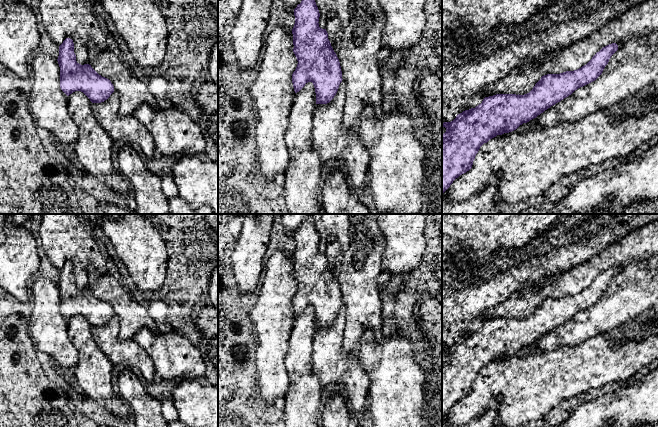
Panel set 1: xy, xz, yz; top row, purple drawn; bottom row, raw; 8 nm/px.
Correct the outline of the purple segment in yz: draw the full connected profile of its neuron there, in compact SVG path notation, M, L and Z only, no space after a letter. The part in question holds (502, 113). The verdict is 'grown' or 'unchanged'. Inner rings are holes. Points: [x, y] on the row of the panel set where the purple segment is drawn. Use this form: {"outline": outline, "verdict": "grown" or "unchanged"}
{"outline": "M616 43L609 44L577 70L542 76L527 94L496 94L485 97L482 103L475 108L463 111L451 122L442 123L442 127L446 128L446 132L442 135L442 194L456 178L472 168L475 156L484 143L497 135L516 130L520 125L536 118L578 88L595 81L617 50Z", "verdict": "unchanged"}

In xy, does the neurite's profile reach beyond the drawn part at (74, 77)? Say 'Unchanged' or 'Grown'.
Unchanged

